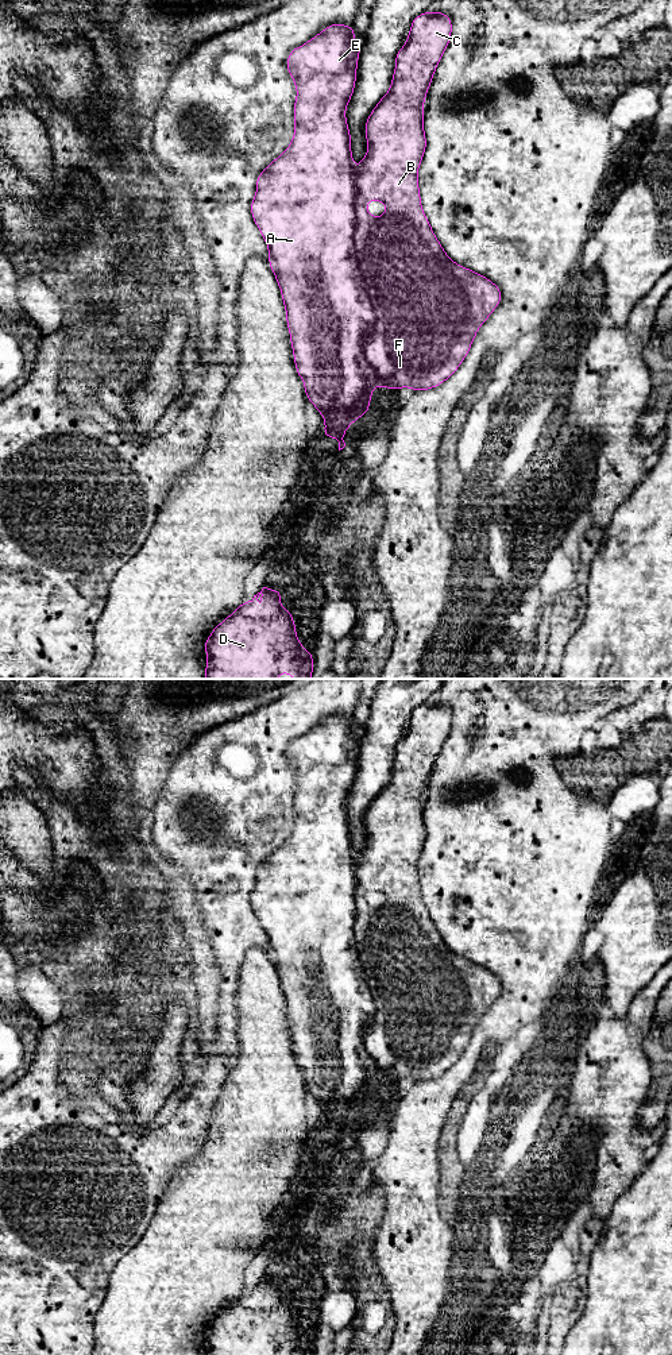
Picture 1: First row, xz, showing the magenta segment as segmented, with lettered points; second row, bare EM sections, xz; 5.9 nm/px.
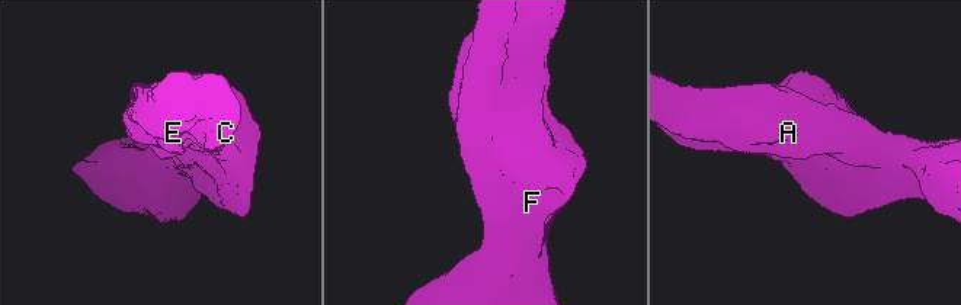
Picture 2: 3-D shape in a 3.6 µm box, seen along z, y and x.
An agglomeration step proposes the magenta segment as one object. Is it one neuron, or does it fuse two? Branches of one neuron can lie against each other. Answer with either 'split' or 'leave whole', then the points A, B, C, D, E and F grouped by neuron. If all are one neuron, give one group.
split; groups A D E / B C F

